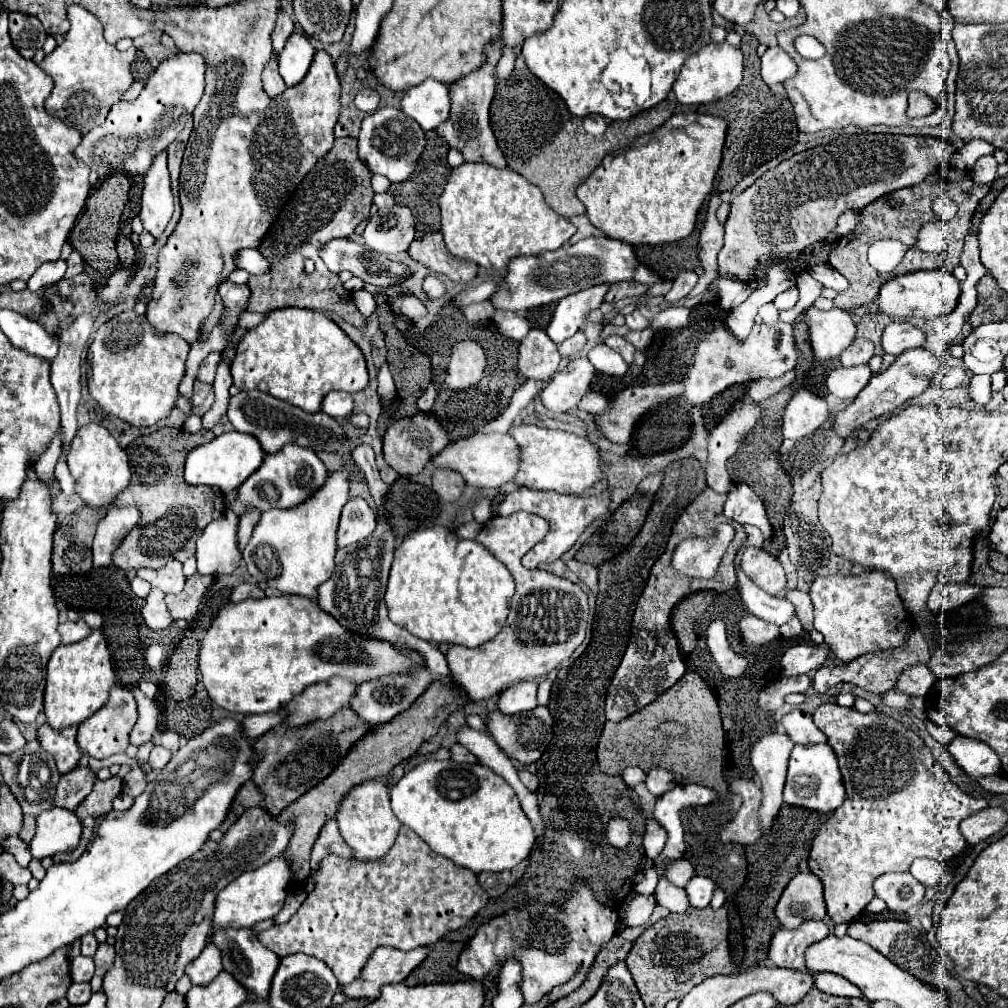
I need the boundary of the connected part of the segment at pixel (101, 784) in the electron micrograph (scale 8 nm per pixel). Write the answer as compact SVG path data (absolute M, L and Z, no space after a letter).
M113 776L113 778L109 778L109 780L97 780L97 782L95 782L91 794L89 794L89 796L79 804L79 808L75 810L77 816L79 816L79 820L83 822L81 842L79 842L79 846L77 846L73 852L61 854L61 856L59 856L59 854L53 856L53 862L55 862L55 864L77 860L77 858L85 852L87 844L89 844L91 838L93 838L91 832L93 832L95 820L97 820L101 814L105 814L105 812L111 810L113 798L117 798L117 796L121 794L121 784L123 784L123 782L121 782L117 776Z

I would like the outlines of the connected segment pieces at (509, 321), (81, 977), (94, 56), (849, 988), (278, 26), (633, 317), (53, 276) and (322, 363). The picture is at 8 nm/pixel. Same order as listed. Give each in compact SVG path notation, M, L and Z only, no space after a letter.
M497 310L493 320L495 320L499 332L513 338L513 340L523 340L527 336L527 332L531 330L529 322L523 316L509 312L509 310Z
M87 956L71 958L69 966L71 966L71 978L73 978L73 982L89 982L91 976L93 976L93 970L95 970L93 958L87 958Z
M69 6L67 18L71 22L71 28L65 34L63 44L47 54L39 64L39 68L47 72L55 82L51 94L45 98L45 110L51 116L63 120L69 128L87 134L91 128L105 122L111 106L117 104L123 92L127 92L133 84L131 62L135 58L135 52L119 52L115 46L107 44L103 38L101 22L95 20L89 10L81 6Z
M815 972L813 980L815 980L815 988L831 996L863 996L861 990L857 990L849 980L833 972Z
M279 12L277 22L275 22L275 30L273 30L273 48L275 48L275 54L279 54L285 48L285 42L293 34L293 30L295 30L295 26L293 26L291 18L285 12Z
M635 310L635 312L627 314L627 326L629 326L631 330L643 330L643 328L649 326L649 322L639 314L639 310Z
M59 259L57 262L43 262L43 264L35 270L35 274L29 278L29 282L27 282L27 284L29 284L29 290L37 292L37 290L43 288L43 286L51 286L51 284L59 282L59 280L63 278L65 270L67 270L65 260Z
M307 308L273 310L259 326L247 330L231 364L231 376L239 390L261 390L305 412L319 412L325 394L333 390L353 394L369 380L357 344L323 312Z

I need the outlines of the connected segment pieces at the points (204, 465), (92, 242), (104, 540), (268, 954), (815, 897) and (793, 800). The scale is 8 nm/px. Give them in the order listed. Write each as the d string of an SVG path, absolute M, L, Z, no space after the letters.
M225 432L221 436L217 436L213 442L203 444L193 448L187 454L187 462L185 462L185 480L187 484L207 484L207 486L217 486L221 492L233 492L237 490L263 462L265 452L261 450L261 444L257 442L257 438L243 434L243 432Z
M113 172L105 176L101 180L101 186L97 186L87 198L85 210L69 234L71 246L83 256L85 264L89 264L101 276L111 276L121 266L115 250L115 238L119 230L119 218L125 208L125 200L129 196L129 188L131 188L131 178L125 176L123 172Z
M109 506L105 518L97 526L97 534L93 540L93 566L95 568L111 564L113 550L123 542L123 538L131 532L137 520L139 520L137 508Z
M217 928L217 932L211 932L209 942L221 950L223 968L231 976L235 976L249 992L255 992L259 998L269 996L271 980L279 966L279 956L259 942L257 932L253 928Z
M811 872L795 874L783 890L775 914L787 930L793 930L807 920L823 920L827 910L821 880Z
M805 744L805 746L795 746L789 758L789 772L787 772L787 782L785 782L785 792L783 792L785 804L791 806L801 806L811 812L833 812L837 806L843 804L845 800L845 788L841 782L841 772L839 764L835 758L835 752L829 744Z

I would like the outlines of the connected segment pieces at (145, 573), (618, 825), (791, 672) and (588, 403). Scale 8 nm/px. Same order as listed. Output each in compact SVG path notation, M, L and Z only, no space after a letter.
M170 558L161 570L137 570L137 576L161 588L163 592L171 592L171 594L181 592L185 584L181 562L177 562L174 558Z
M613 818L609 822L609 828L607 828L607 838L613 846L617 848L625 848L629 844L629 838L631 838L631 830L629 830L629 824L623 820L623 818Z
M797 644L787 648L783 654L781 666L787 676L797 676L797 674L807 674L811 670L817 670L823 666L827 658L829 648L825 644L821 646L807 646L807 644Z
M589 390L589 392L581 398L581 402L579 402L579 410L589 412L589 414L601 414L601 412L605 412L607 408L609 408L609 398L607 398L605 394L593 392L593 390Z

